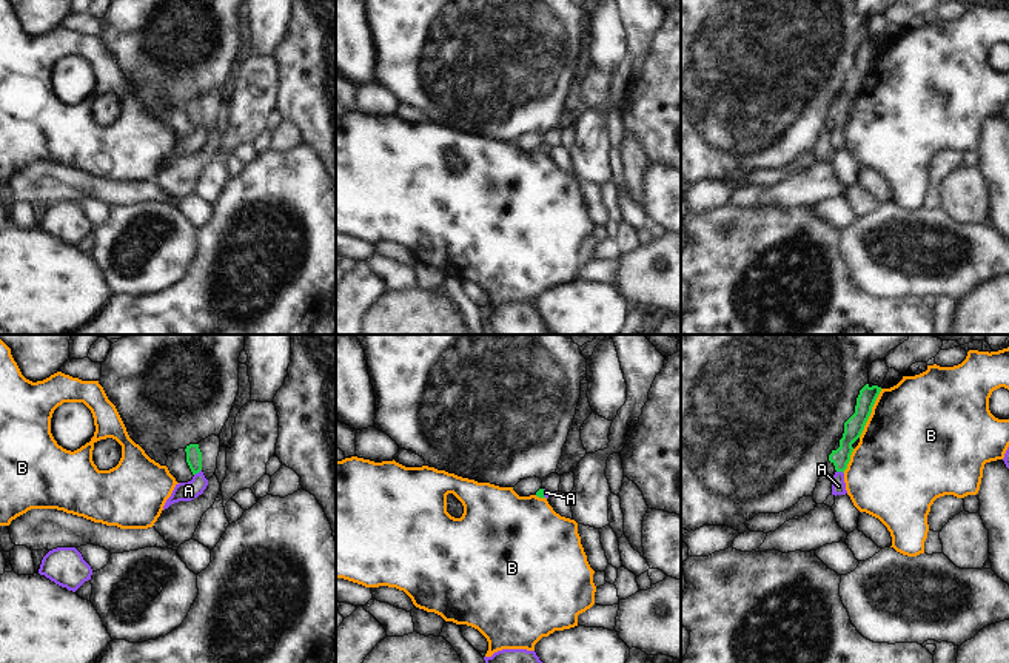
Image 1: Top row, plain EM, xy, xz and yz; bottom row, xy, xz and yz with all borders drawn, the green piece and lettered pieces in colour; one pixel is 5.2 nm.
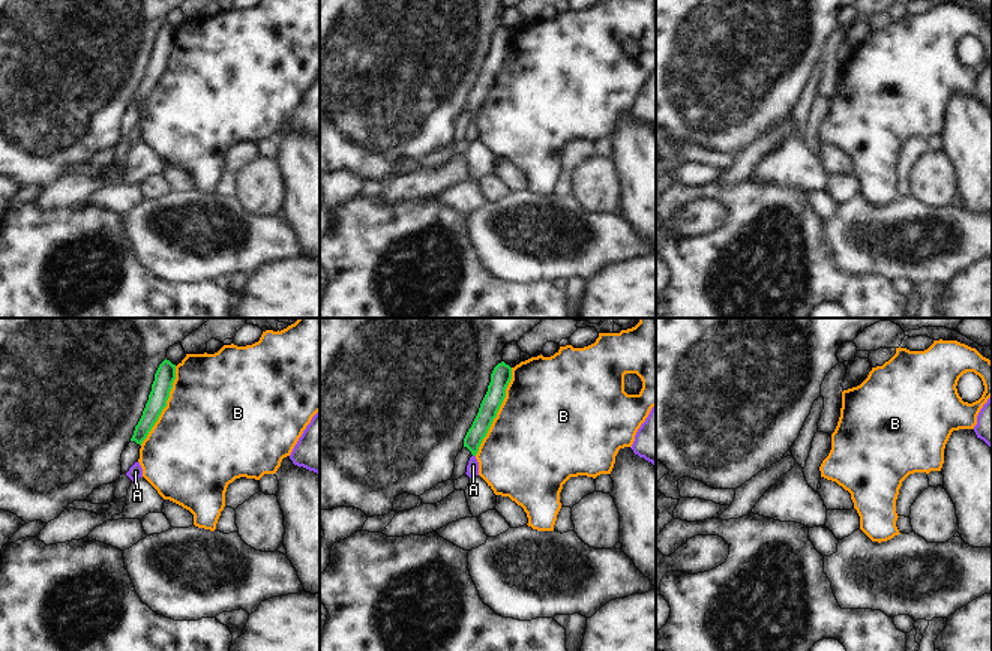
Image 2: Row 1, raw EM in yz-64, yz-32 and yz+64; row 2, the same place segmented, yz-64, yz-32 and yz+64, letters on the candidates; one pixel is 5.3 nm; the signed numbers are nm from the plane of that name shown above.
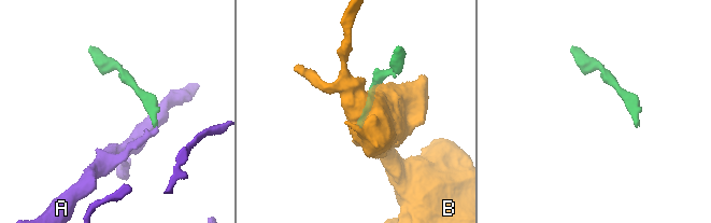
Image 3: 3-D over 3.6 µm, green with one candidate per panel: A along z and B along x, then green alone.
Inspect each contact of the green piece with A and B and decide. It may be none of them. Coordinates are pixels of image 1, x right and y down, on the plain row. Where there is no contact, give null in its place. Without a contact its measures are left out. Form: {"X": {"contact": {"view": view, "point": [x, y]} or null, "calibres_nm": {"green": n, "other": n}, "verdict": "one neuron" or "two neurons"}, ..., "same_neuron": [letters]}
{"A": {"contact": {"view": "xy", "point": [197, 127]}, "calibres_nm": {"green": 80, "other": 100}, "verdict": "one neuron"}, "B": {"contact": {"view": "yz", "point": [871, 67]}, "calibres_nm": {"green": 100, "other": 500}, "verdict": "two neurons"}, "same_neuron": ["A"]}

